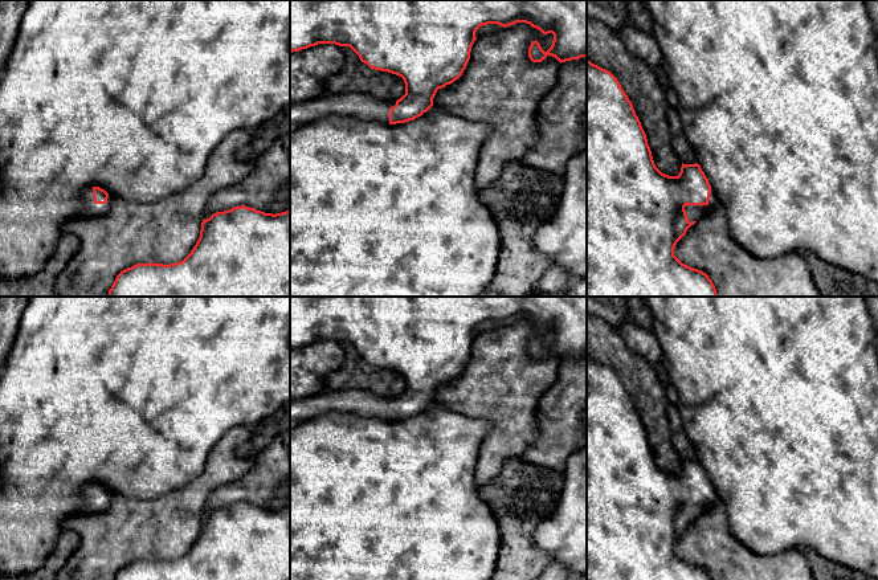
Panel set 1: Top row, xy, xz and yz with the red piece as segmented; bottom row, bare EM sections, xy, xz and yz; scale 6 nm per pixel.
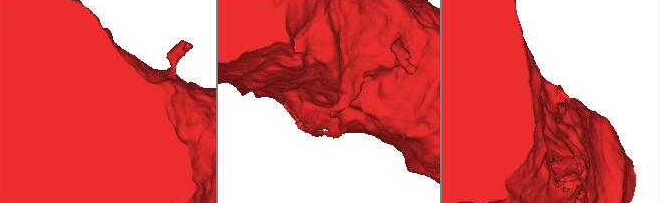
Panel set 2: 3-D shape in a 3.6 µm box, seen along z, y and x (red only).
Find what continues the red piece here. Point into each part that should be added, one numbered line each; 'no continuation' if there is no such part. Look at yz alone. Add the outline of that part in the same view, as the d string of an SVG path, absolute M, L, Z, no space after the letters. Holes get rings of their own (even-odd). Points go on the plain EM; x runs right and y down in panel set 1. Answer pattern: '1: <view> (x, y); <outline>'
1: yz (694, 509); M711 486L710 490L710 497L707 502L686 502L685 507L687 511L689 518L697 518L699 516L702 512L705 512L715 501L718 499L718 495L714 490L714 487Z

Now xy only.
1: xy (89, 505); M87 483L82 487L81 495L82 495L82 515L106 511L111 498L114 497L111 493L109 493L106 501L95 501L91 483Z

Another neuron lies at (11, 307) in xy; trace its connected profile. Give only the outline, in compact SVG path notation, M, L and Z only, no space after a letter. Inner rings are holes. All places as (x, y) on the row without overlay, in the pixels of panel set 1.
M0 297L0 371L15 343L17 327L30 297Z

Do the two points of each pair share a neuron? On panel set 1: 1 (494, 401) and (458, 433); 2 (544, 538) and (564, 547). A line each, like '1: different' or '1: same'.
1: different
2: same

